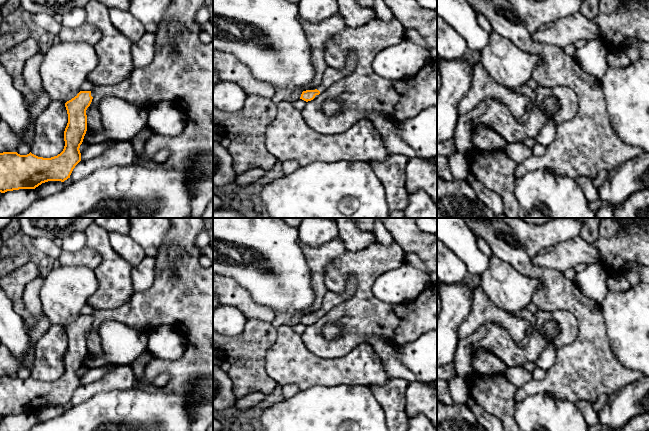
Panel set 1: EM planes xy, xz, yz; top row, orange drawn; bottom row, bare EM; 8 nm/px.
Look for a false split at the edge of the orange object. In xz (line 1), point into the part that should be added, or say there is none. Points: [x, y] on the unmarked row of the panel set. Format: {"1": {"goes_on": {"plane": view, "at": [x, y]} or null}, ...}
{"1": {"goes_on": {"plane": "xz", "at": [331, 299]}}}

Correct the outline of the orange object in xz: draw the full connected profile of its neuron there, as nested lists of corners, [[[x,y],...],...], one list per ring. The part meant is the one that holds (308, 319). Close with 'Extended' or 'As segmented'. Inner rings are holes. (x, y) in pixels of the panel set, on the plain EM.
[[[350,280],[347,284],[345,291],[342,294],[336,294],[331,291],[327,291],[323,298],[322,307],[317,311],[303,315],[300,323],[308,326],[316,322],[321,316],[325,315],[332,307],[338,305],[344,300],[350,298],[355,292],[355,283]]]. Extended

